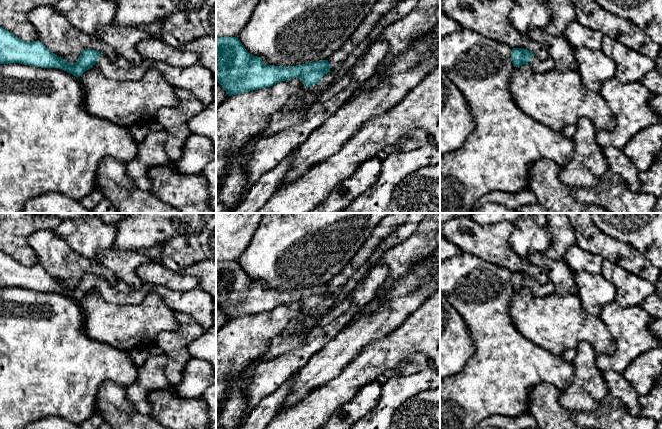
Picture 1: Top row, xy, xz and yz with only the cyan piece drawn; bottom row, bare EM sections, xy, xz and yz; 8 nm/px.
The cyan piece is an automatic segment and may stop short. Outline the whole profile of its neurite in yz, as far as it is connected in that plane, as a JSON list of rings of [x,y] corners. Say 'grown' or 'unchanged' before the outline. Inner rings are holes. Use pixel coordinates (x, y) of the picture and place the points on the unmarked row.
grown; [[[513,272],[511,275],[511,285],[514,291],[529,288],[535,297],[545,297],[555,291],[550,281],[541,284],[536,282],[531,275],[524,272]]]

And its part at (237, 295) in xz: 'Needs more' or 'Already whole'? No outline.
Needs more

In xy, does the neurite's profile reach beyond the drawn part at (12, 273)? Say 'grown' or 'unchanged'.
grown

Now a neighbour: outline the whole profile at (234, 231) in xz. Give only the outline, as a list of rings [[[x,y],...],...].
[[[216,213],[216,263],[237,261],[251,242],[264,213]]]

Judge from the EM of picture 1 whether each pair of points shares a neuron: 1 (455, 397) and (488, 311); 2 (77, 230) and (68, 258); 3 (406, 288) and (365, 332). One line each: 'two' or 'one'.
1: one
2: two
3: one

